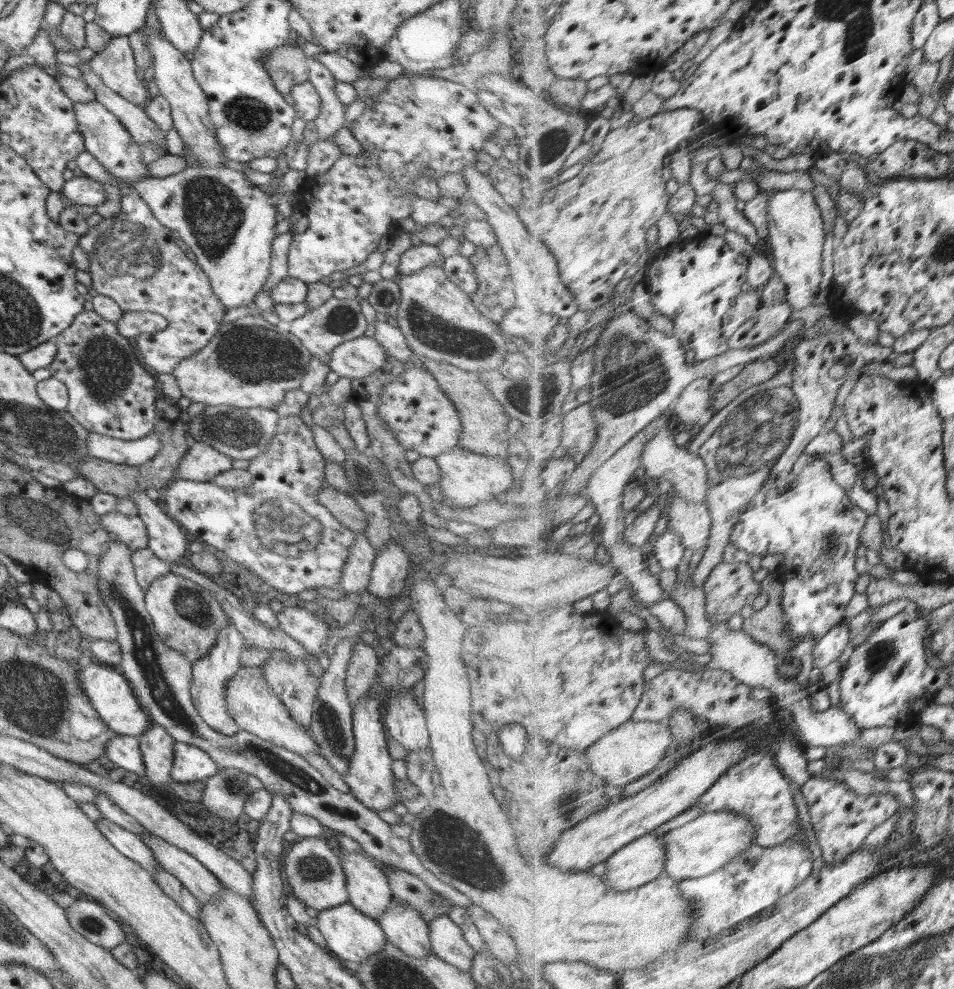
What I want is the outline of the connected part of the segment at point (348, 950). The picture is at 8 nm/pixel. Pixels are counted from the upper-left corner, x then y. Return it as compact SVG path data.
M350 903L339 904L320 911L315 924L333 954L354 967L360 965L368 955L384 949L386 938L380 925L376 920L370 919L363 912L356 910Z

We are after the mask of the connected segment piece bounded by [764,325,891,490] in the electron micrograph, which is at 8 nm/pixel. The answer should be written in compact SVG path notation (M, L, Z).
M850 325L840 333L832 335L822 335L814 339L802 341L795 350L794 371L792 389L796 394L796 399L800 402L797 426L792 437L787 441L786 449L770 472L764 488L774 490L782 488L784 482L792 478L792 470L796 462L802 458L810 442L816 438L826 426L828 418L832 416L832 408L836 403L840 389L845 386L846 381L852 377L862 376L862 368L866 368L871 363L878 360L888 361L891 350L880 344L872 344L866 340L856 337Z

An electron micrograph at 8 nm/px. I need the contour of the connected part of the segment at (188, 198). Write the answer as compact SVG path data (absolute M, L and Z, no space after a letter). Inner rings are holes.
M186 166L179 174L164 178L147 178L135 181L132 185L137 194L147 203L152 215L165 228L180 234L180 238L194 254L198 267L210 280L212 292L224 304L226 311L250 306L254 296L262 290L269 276L271 266L272 242L275 238L276 204L267 194L259 190L241 172L228 167Z

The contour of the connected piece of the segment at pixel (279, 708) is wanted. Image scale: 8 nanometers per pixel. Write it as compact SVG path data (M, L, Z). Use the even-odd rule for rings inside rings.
M261 664L253 668L240 668L233 678L226 682L224 705L228 708L228 716L237 725L239 730L250 732L253 736L283 746L296 754L304 753L320 755L316 742L312 741L309 730L296 725L288 715L288 710L274 697L274 694L265 686L261 678Z

